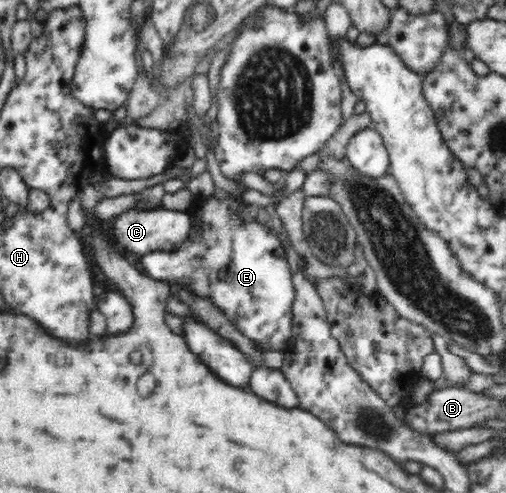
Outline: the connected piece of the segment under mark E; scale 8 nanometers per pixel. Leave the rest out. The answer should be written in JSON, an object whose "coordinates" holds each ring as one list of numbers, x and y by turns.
{"coordinates":[[208,197,202,205,202,233,196,229,189,233,180,249,170,251,150,251,139,256,144,273,156,280,169,281,171,285,187,285,187,289,200,297,210,297,226,315,236,323,236,328,244,337,250,338,262,352,266,349,282,349,291,339,293,331,292,303,294,301,294,286,292,272,286,259,284,248,280,244,274,230,264,224,240,223,234,215,240,209,237,201,217,201]]}

